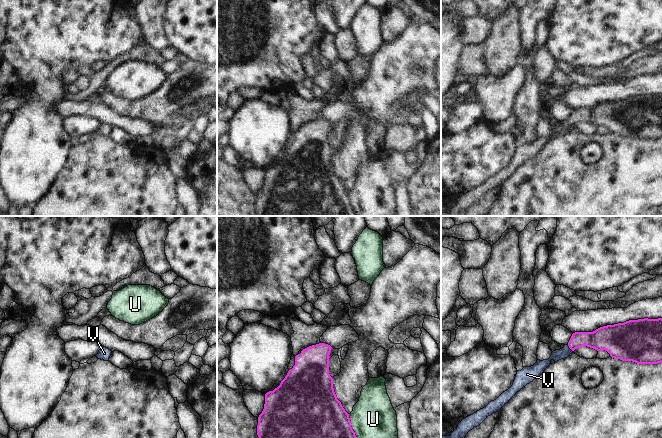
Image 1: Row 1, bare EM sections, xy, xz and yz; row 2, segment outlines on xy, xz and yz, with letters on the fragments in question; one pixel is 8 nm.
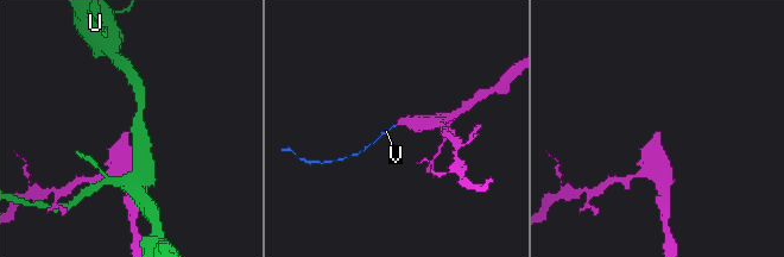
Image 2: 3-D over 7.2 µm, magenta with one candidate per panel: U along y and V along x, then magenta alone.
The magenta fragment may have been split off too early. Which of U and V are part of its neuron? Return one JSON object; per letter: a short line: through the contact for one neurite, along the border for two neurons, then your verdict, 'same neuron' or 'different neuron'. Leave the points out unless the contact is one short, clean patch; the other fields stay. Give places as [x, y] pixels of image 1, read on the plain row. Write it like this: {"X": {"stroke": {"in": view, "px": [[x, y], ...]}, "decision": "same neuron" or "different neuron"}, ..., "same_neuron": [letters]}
{"U": {"decision": "different neuron"}, "V": {"stroke": {"in": "yz", "px": [[599, 115], [578, 115], [569, 123], [563, 129]]}, "decision": "same neuron"}, "same_neuron": ["V"]}

